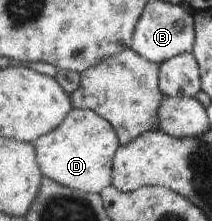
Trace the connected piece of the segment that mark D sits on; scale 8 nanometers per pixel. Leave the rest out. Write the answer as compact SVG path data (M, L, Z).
M73 107L68 117L54 131L39 137L32 145L36 148L43 175L66 187L101 194L105 187L113 185L113 163L121 143L113 125L95 111Z

